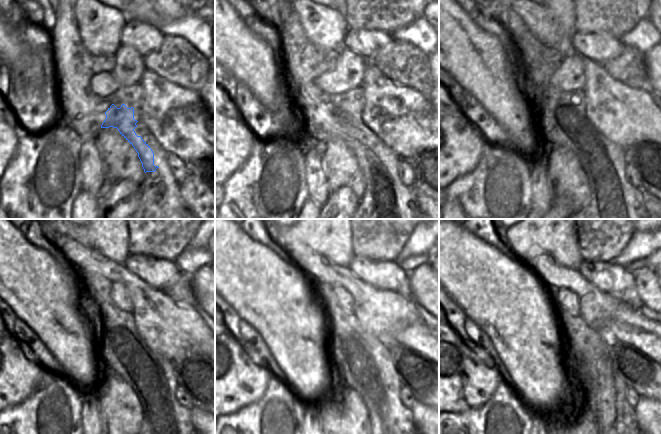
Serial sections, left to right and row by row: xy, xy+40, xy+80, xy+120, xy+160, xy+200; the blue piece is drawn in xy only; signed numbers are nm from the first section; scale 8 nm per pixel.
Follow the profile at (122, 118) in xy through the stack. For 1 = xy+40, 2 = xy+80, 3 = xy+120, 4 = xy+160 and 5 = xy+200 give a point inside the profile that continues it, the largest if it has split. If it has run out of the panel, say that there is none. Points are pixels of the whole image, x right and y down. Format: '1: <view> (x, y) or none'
1: xy+40 (343, 123)
2: xy+80 (566, 126)
3: xy+120 (142, 381)
4: xy+160 (357, 367)
5: xy+200 (591, 362)

